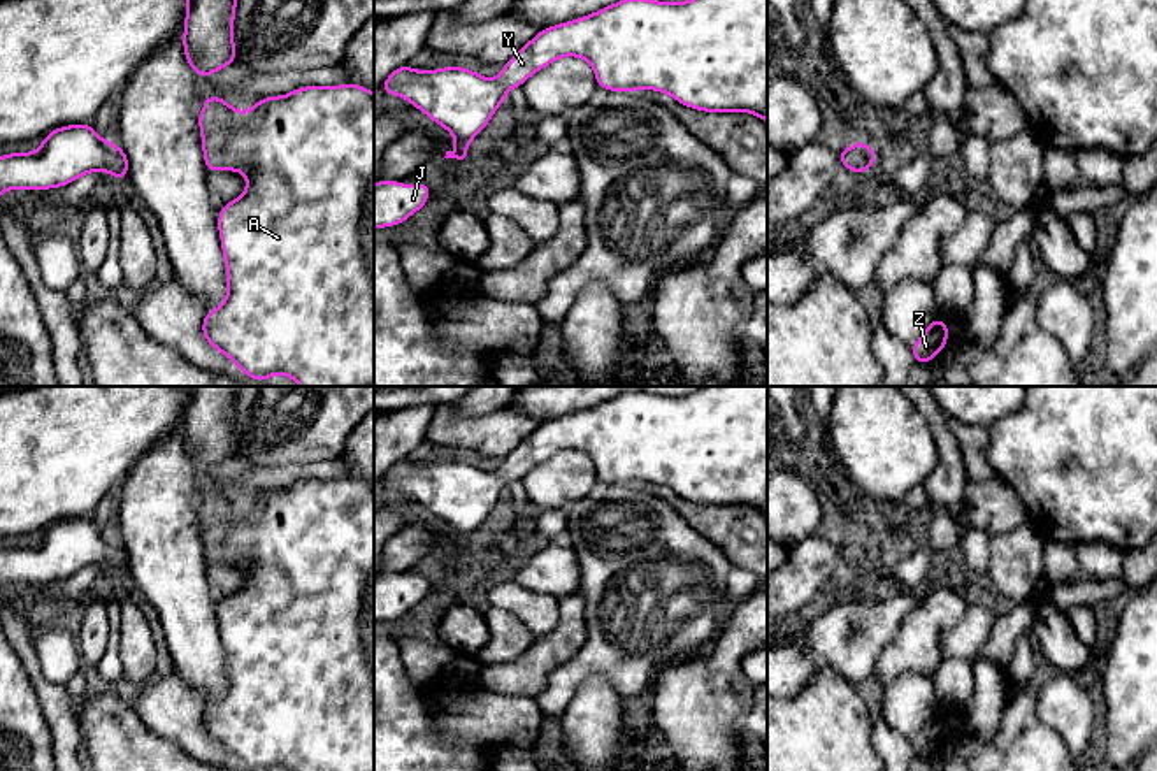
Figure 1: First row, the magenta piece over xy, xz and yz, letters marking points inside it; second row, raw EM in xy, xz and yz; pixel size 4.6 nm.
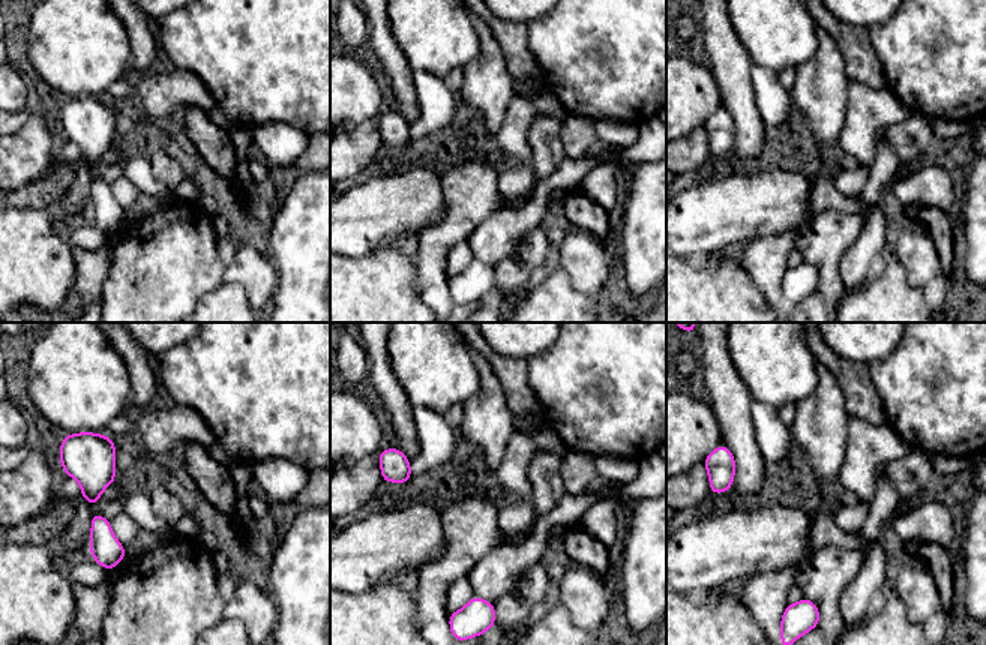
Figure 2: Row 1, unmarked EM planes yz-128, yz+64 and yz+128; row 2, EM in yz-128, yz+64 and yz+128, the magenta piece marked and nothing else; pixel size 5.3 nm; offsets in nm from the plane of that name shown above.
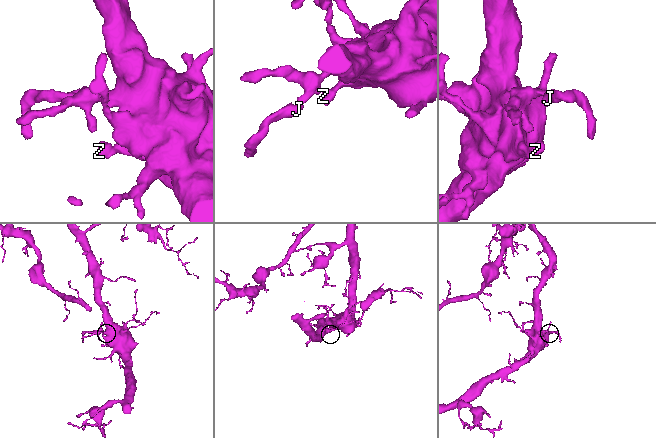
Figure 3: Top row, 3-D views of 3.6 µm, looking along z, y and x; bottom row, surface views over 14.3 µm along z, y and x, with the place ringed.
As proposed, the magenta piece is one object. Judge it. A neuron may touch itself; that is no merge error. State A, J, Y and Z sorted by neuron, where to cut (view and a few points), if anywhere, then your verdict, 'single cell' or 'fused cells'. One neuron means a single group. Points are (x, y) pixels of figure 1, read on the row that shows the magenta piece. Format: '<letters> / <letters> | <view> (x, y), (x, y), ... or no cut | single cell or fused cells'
A J Y Z | no cut | single cell

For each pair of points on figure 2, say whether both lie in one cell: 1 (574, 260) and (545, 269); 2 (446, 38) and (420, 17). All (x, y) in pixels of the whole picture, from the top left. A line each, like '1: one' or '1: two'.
1: two
2: one

